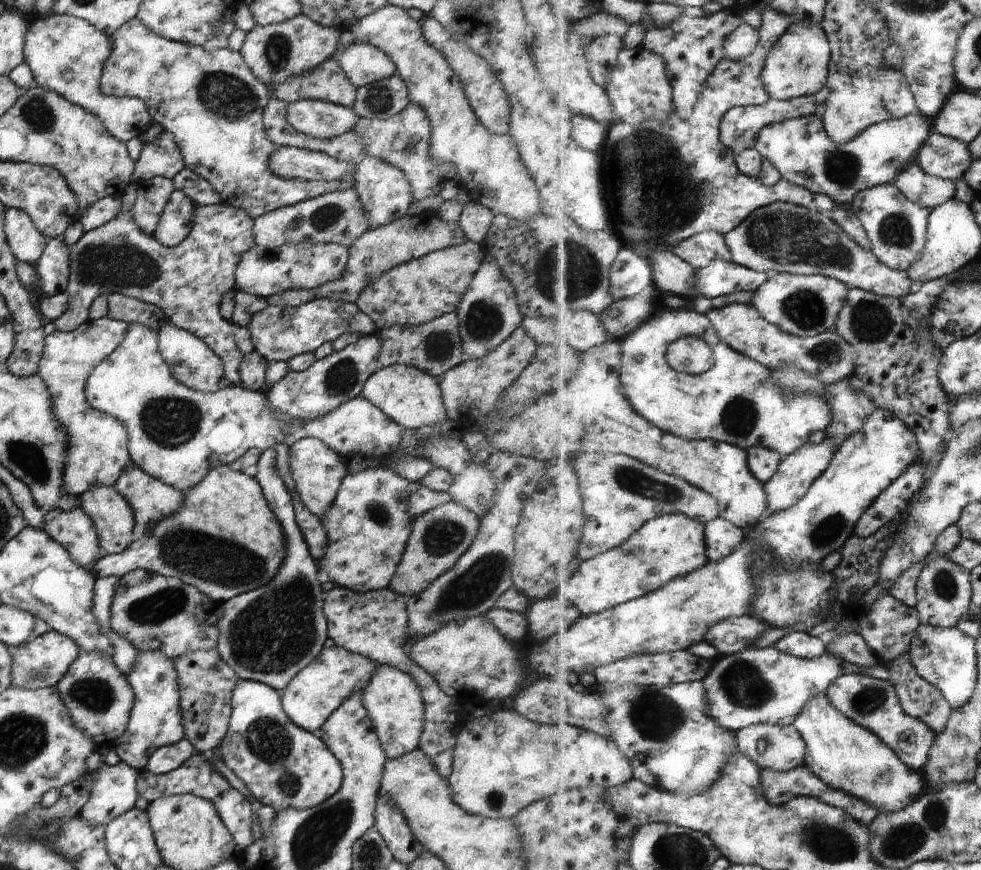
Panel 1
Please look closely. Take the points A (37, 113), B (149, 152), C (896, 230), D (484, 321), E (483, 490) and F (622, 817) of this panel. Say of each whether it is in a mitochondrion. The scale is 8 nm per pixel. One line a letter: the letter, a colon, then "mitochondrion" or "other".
A: mitochondrion
B: other
C: mitochondrion
D: mitochondrion
E: other
F: other

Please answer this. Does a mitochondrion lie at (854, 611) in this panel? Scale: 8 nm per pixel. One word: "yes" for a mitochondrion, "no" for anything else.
no

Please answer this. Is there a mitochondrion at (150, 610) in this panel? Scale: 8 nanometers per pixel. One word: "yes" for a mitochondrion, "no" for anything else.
yes

